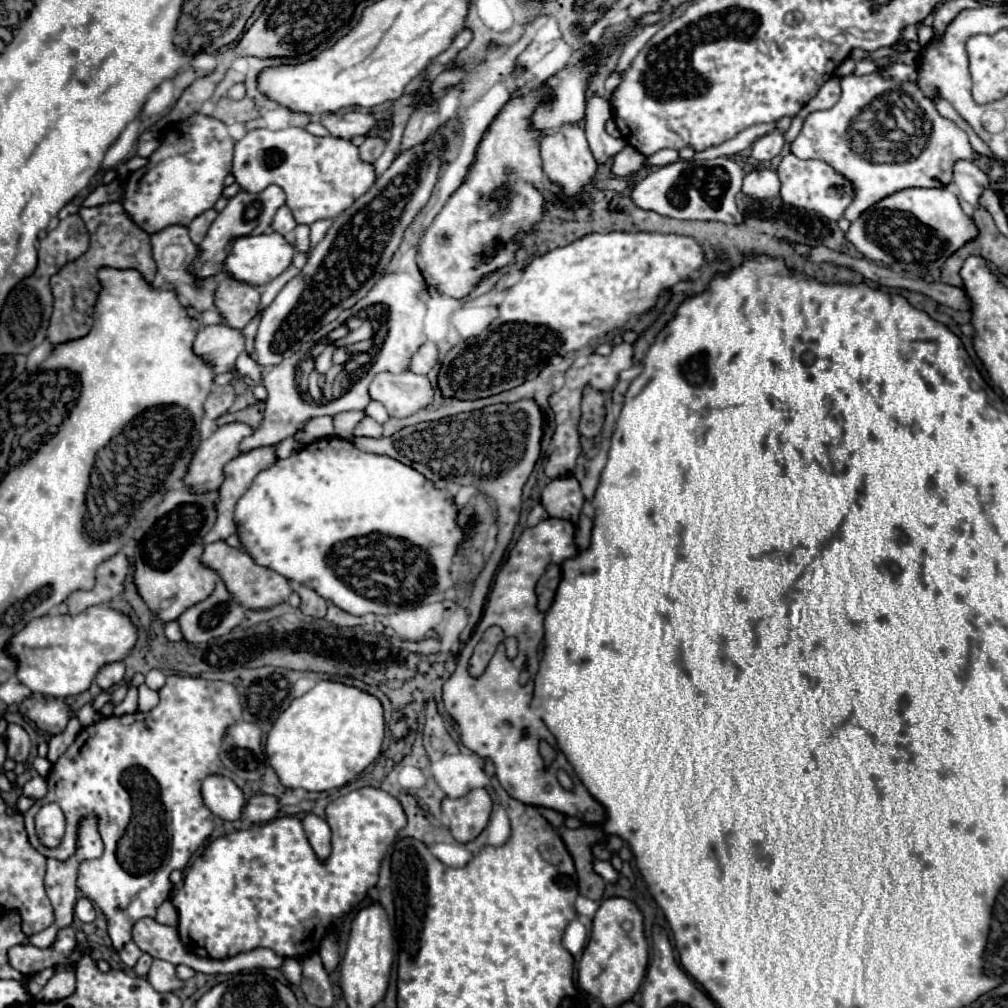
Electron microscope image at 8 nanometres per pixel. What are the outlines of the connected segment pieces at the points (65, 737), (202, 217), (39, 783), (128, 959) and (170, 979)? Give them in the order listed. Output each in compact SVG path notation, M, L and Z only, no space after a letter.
M73 716L73 718L69 720L67 728L65 728L61 734L55 734L55 736L49 740L47 760L49 760L49 762L55 762L55 760L71 746L71 742L73 742L75 736L79 734L79 730L81 730L81 724L79 724L79 720Z
M211 208L211 210L207 210L207 212L199 214L199 216L189 224L189 236L191 236L191 240L193 240L193 244L195 244L195 246L199 246L199 244L201 244L201 240L205 238L205 234L207 234L207 230L209 230L211 222L215 220L215 216L217 216L217 210L215 210L215 208Z
M41 776L31 778L25 786L23 786L23 794L33 798L33 800L41 800L43 794L47 794L47 779Z
M131 940L131 942L127 942L125 944L125 948L119 952L119 956L121 956L121 960L129 966L129 968L133 968L135 964L137 964L137 960L139 960L139 956L141 956L143 952L139 950L139 946L135 946L135 942Z
M153 960L151 970L147 974L147 982L157 990L157 992L177 992L183 988L183 980L177 976L175 966L171 962L163 960Z

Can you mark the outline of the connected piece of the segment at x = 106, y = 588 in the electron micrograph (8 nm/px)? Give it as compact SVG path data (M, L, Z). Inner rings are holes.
M115 554L113 558L105 560L97 568L97 582L95 582L93 590L73 592L65 600L69 606L69 614L79 614L85 608L95 606L95 604L107 604L115 596L119 596L123 592L123 582L129 572L129 566L131 564L127 562L127 558L123 554Z

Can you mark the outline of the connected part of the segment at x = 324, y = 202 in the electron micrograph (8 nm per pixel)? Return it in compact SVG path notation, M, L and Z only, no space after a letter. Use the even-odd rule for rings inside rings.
M283 128L283 130L251 130L235 144L235 158L233 158L233 176L241 184L243 190L261 192L269 184L277 184L287 194L287 206L293 212L299 224L313 224L321 218L335 218L347 206L351 206L359 196L363 196L377 180L375 166L363 162L359 158L359 148L351 140L333 138L333 136L313 136L305 128Z

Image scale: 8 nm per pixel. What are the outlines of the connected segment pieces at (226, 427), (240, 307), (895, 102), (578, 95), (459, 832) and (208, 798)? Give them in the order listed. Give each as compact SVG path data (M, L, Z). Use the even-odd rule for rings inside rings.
M231 422L223 424L211 438L203 440L185 476L185 482L193 488L193 492L217 490L223 484L223 466L241 452L241 440L251 434L253 428L249 424Z
M225 274L215 294L215 306L225 316L225 324L231 328L245 328L259 314L261 294L259 288L247 286Z
M873 72L867 76L843 76L841 88L843 88L841 98L833 108L811 112L805 118L799 136L791 144L791 152L797 158L817 158L827 162L837 174L843 174L843 178L847 178L851 186L855 186L855 198L843 214L847 220L855 220L869 206L873 206L875 202L897 190L915 186L919 188L949 186L953 164L961 158L965 160L975 158L975 150L971 148L967 134L961 128L957 128L951 120L943 118L933 106L933 102L923 96L917 84L885 80L877 72Z
M593 50L589 64L577 64L575 72L569 72L565 78L555 76L551 80L551 102L545 102L537 108L533 116L533 126L537 130L549 130L561 124L577 124L585 114L585 90L587 80L595 70L595 56L601 50Z
M485 788L471 790L467 796L451 800L443 800L443 814L449 822L449 830L453 838L461 844L475 840L489 822L491 814L491 798Z
M209 776L201 788L205 806L223 820L237 820L245 806L241 788L225 776Z

